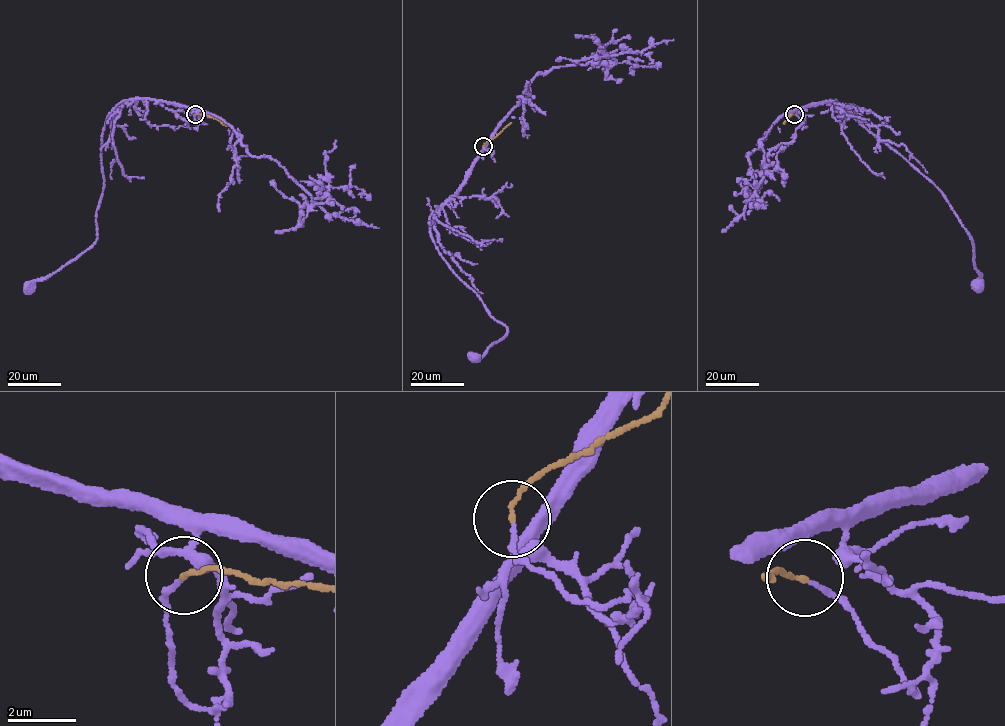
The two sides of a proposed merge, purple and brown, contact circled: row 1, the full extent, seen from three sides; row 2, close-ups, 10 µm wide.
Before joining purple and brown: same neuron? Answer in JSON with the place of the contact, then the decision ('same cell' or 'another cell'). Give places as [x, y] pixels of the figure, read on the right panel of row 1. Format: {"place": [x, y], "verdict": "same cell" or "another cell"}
{"place": [794, 114], "verdict": "same cell"}

